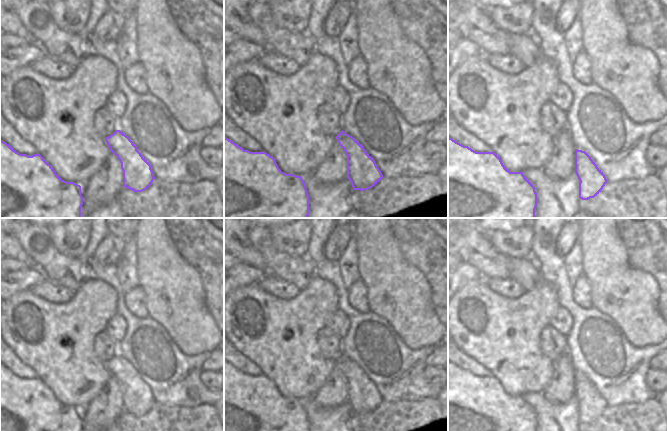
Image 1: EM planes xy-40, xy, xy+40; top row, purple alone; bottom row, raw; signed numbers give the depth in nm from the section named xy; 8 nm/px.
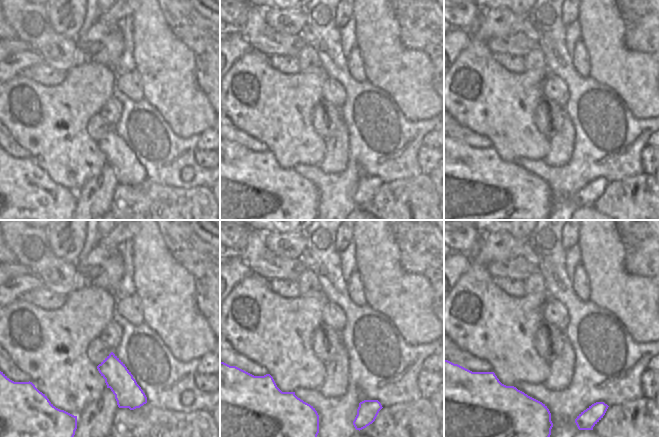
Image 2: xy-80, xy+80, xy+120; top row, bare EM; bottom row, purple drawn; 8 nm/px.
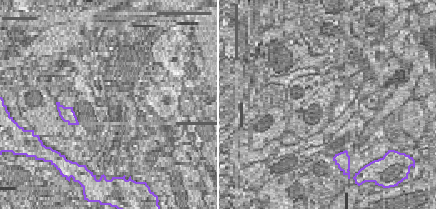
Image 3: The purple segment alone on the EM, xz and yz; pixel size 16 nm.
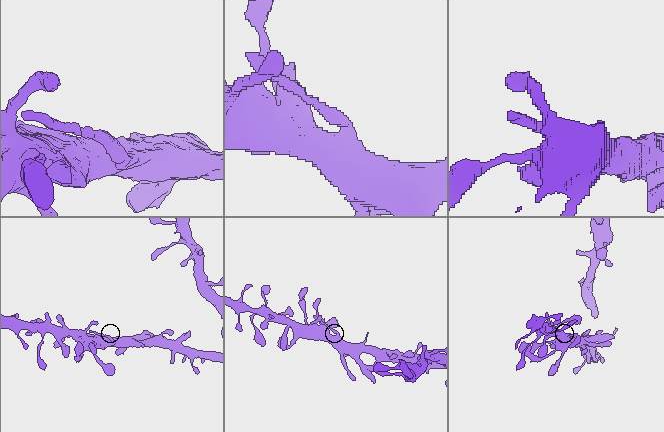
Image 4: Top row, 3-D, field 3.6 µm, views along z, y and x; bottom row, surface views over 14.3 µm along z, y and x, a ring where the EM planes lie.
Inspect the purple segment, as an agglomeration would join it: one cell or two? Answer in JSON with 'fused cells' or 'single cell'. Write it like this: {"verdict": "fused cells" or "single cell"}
{"verdict": "fused cells"}

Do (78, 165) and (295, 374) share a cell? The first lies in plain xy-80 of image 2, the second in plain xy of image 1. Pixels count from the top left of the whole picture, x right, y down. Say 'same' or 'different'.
same

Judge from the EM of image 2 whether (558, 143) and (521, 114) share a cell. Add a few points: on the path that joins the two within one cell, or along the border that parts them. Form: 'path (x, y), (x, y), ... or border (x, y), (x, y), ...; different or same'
border (549, 138), (549, 152), (544, 159); different

